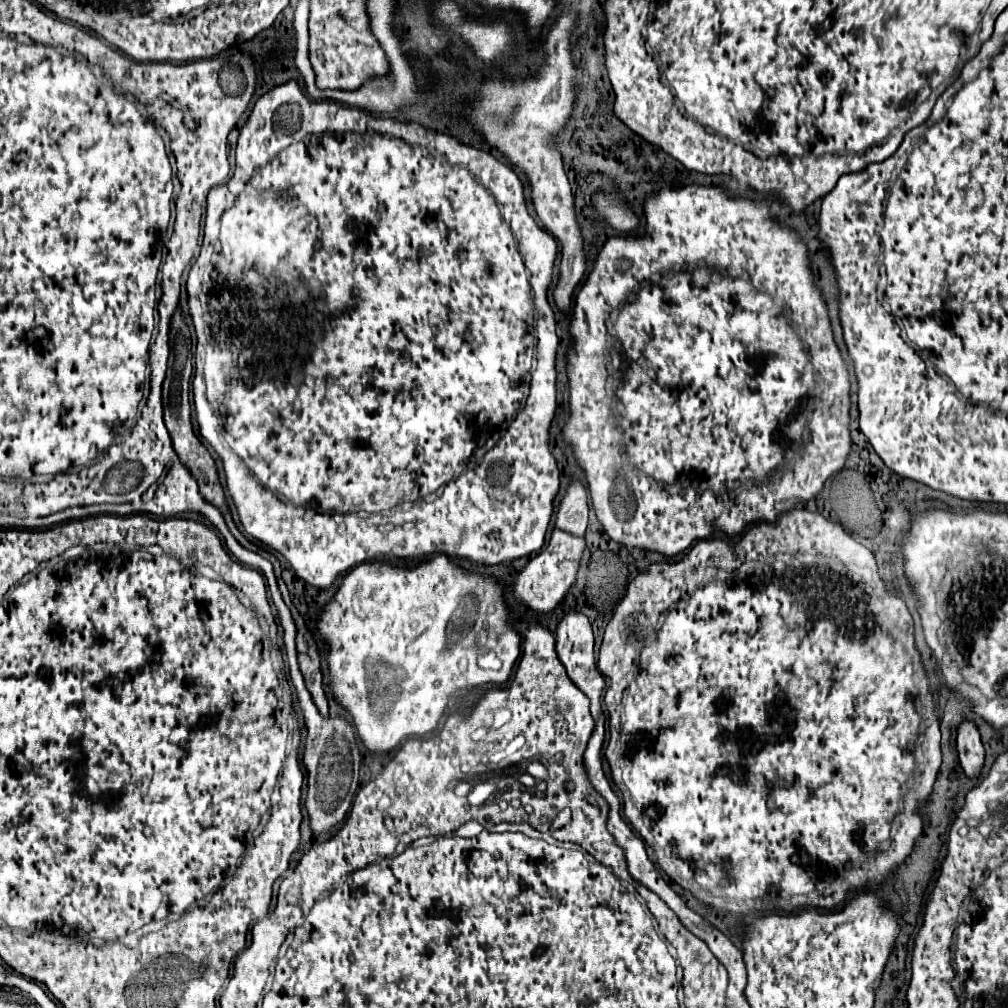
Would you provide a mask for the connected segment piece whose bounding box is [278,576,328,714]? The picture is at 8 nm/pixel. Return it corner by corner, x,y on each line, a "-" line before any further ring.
278,576
278,584
280,584
280,592
284,602
288,602
288,608
292,610
294,618
296,618
296,626
298,626
298,636
296,636
296,648
298,648
298,662
300,662
300,670
304,674
306,686
316,702
316,706
320,708
322,714
328,714
328,698
324,692
324,676
322,676
322,664
320,664
320,648
318,642
314,638
314,634
308,630
304,618
298,614
298,610
294,608
290,596
288,596
288,588
282,582
282,578

